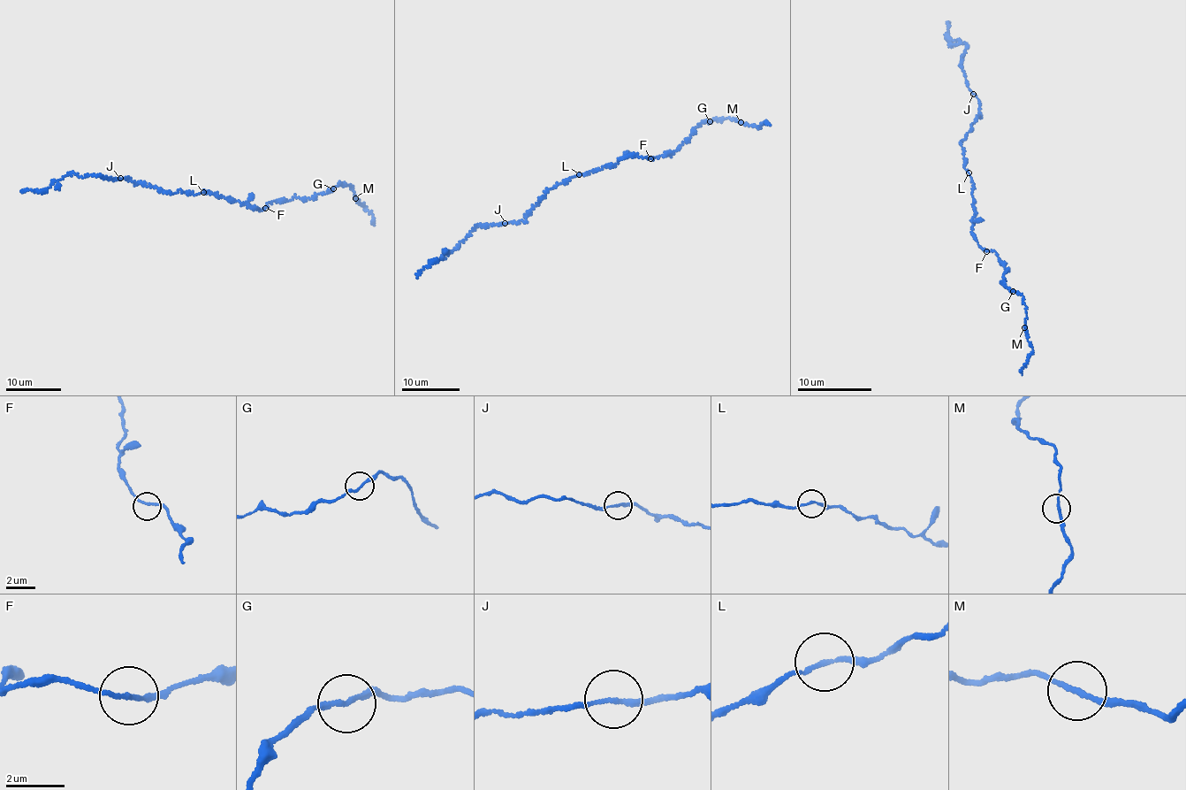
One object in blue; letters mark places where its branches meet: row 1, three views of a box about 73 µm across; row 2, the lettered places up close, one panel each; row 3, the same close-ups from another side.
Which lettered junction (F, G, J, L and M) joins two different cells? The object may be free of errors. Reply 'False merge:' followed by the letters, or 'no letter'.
False merge: J

